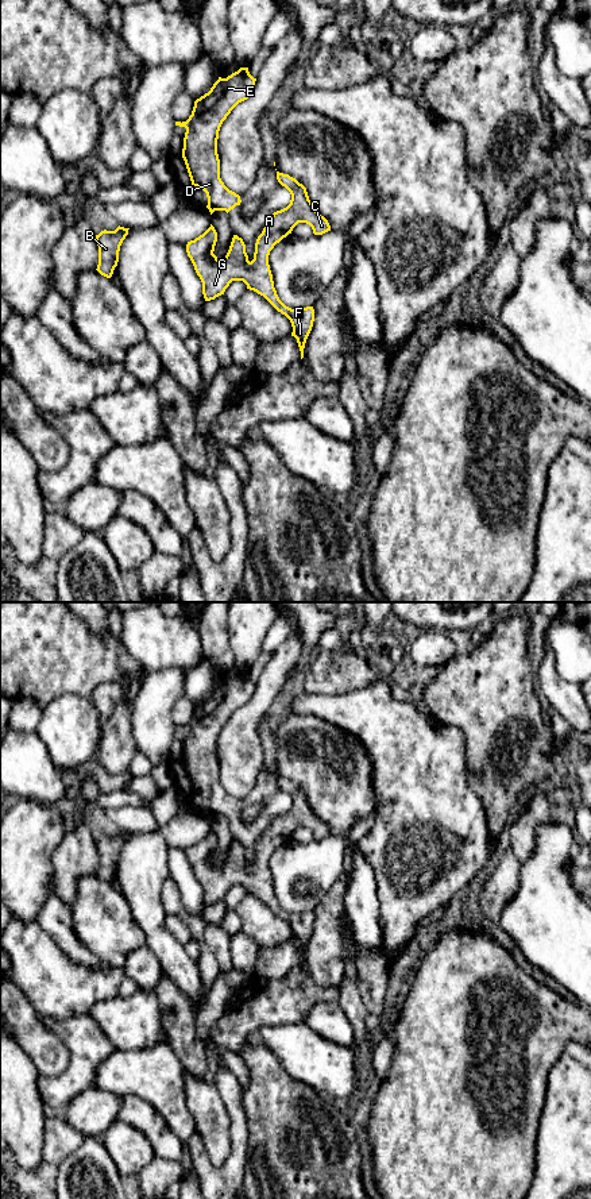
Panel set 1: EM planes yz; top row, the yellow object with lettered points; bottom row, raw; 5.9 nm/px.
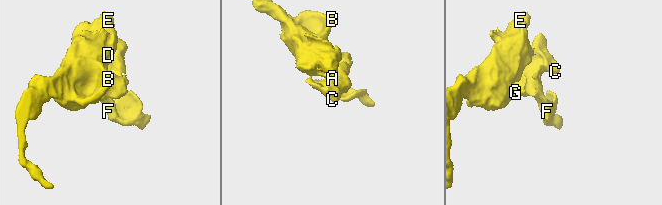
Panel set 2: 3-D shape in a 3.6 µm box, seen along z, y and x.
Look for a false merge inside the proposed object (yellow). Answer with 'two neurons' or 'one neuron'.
one neuron

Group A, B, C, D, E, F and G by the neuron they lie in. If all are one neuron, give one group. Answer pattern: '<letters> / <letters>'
A B C D E F G

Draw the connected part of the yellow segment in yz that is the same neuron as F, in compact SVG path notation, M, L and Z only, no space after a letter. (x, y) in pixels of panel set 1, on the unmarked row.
M278 775L277 784L290 797L291 805L286 813L274 817L264 830L256 844L251 867L246 857L246 849L237 840L233 840L225 863L219 865L213 859L217 837L212 829L202 840L188 847L186 857L202 887L205 906L224 899L232 886L243 886L247 894L263 901L278 917L290 925L293 932L291 941L297 944L302 964L305 948L314 926L314 914L313 911L291 914L279 905L274 892L269 860L274 851L291 838L298 828L309 829L314 840L331 836L331 830L316 816L302 789Z

